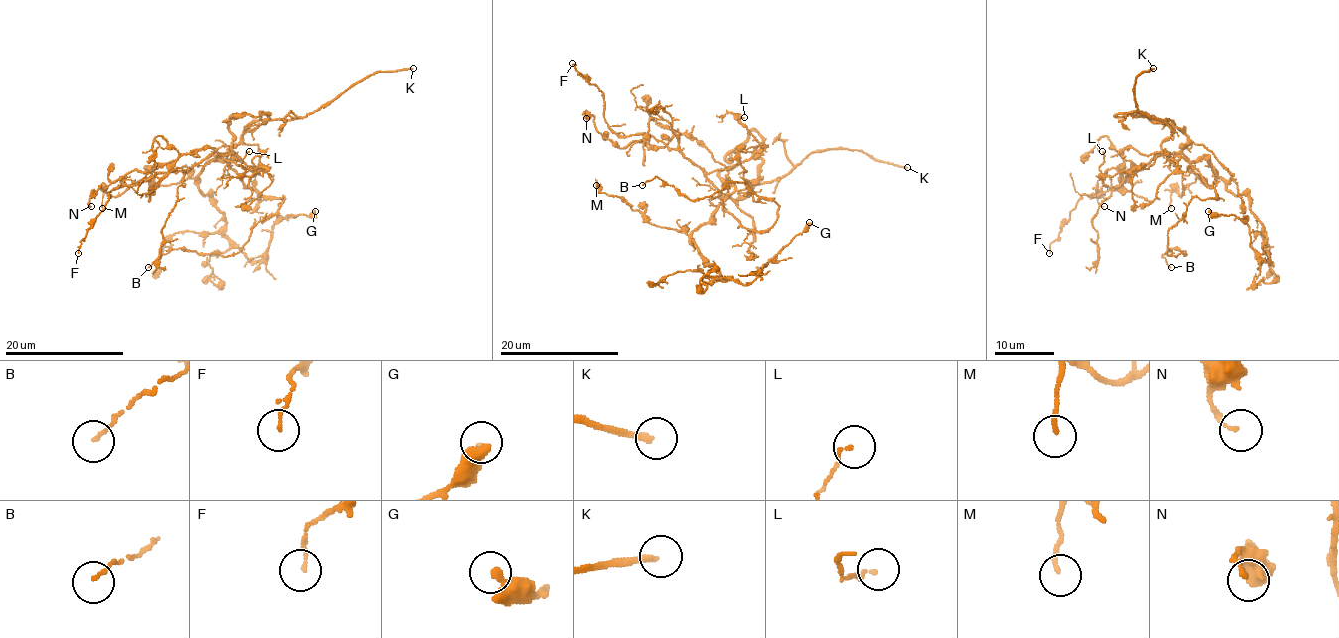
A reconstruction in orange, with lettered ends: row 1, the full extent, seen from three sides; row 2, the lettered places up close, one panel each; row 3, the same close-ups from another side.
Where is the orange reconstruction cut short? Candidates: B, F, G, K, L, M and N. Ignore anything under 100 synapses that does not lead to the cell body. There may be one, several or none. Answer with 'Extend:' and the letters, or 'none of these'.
Extend: K

